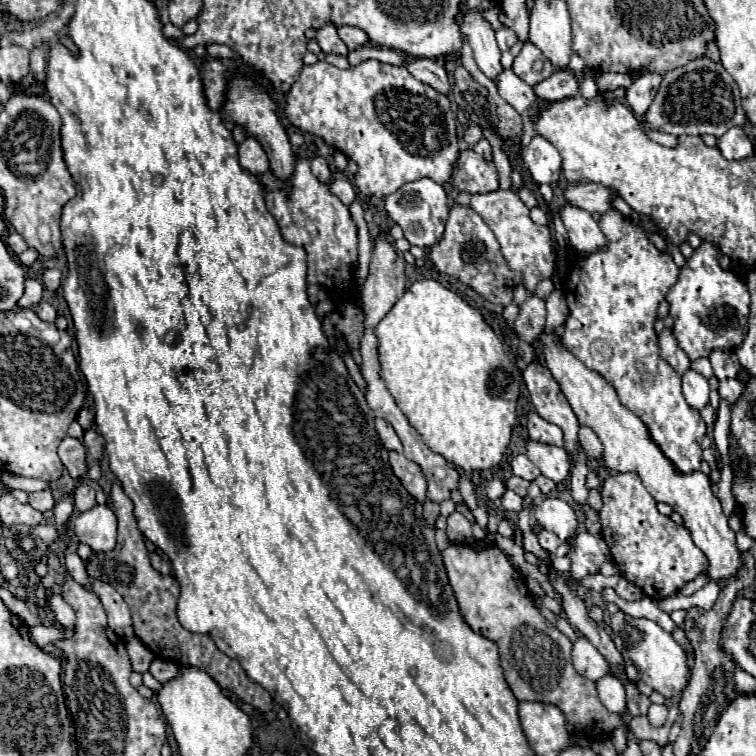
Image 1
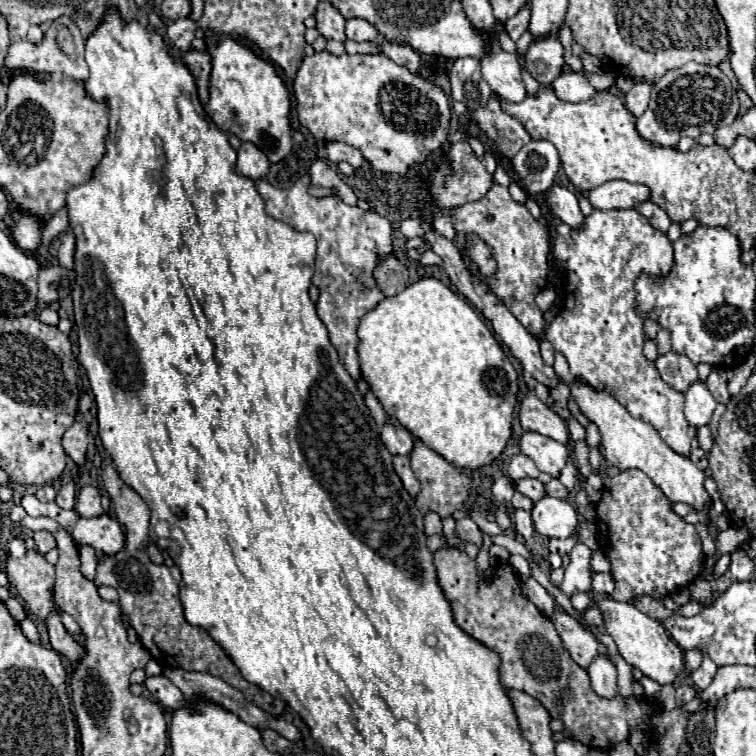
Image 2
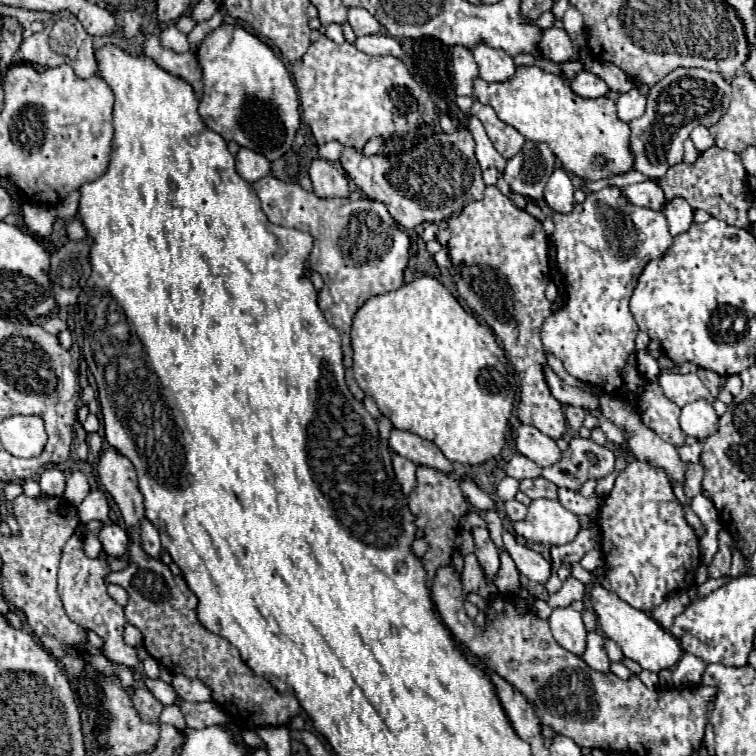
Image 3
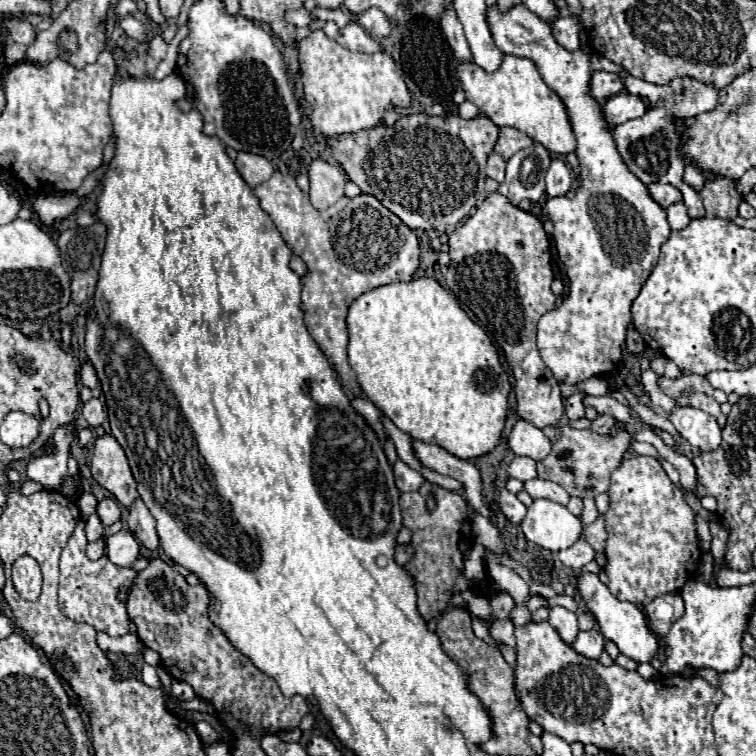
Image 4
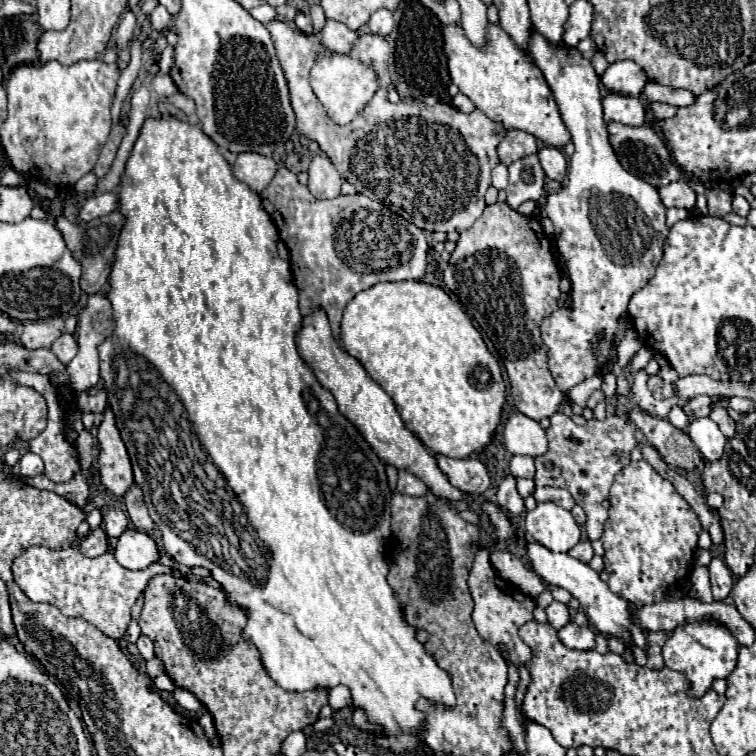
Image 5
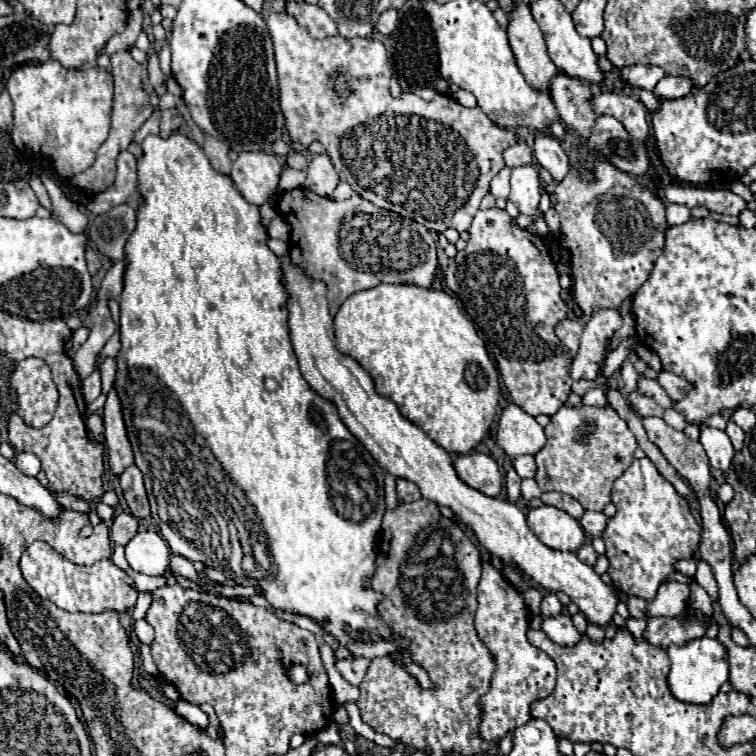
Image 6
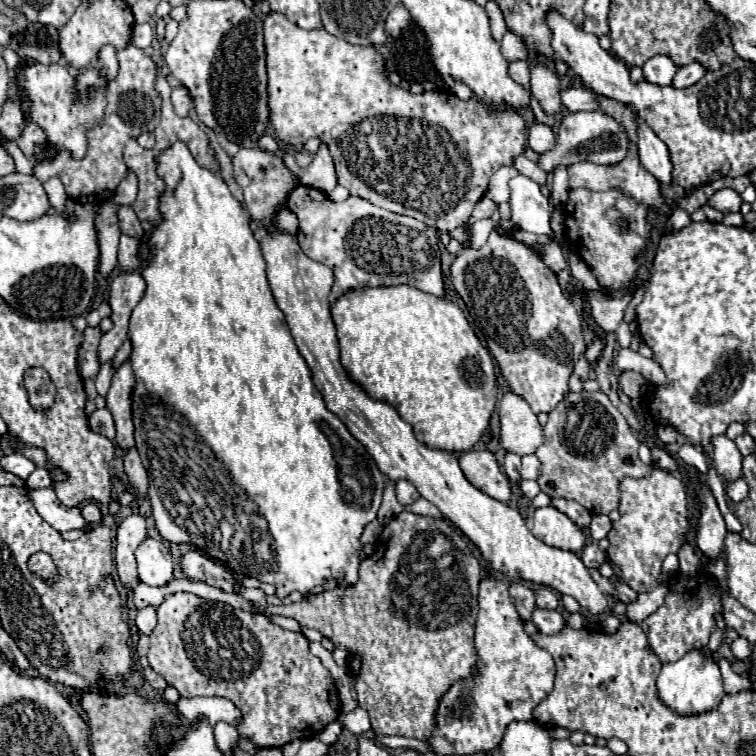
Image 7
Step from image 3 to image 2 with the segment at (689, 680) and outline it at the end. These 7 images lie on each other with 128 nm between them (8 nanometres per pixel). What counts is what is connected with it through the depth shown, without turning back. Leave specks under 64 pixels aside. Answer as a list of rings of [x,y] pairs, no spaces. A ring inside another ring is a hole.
[[[686,650],[686,664],[684,664],[686,674],[690,674],[690,672],[696,670],[696,668],[700,668],[700,664],[702,664],[702,654],[700,654],[700,650]]]

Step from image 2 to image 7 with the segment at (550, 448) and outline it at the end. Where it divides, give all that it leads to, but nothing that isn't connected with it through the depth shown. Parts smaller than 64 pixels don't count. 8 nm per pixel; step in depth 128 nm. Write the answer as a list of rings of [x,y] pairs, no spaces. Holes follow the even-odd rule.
[[[506,392],[500,402],[500,444],[518,456],[534,454],[536,448],[544,442],[542,426],[528,406],[528,402],[514,394]]]

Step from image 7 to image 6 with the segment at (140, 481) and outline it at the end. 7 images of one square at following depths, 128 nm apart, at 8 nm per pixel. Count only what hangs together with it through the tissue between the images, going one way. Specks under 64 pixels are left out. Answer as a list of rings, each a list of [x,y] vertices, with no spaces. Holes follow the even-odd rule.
[[[130,464],[122,474],[120,474],[120,486],[124,492],[124,498],[132,510],[132,514],[140,520],[150,518],[150,504],[146,498],[146,490],[144,490],[144,480],[142,480],[142,472],[136,464]]]

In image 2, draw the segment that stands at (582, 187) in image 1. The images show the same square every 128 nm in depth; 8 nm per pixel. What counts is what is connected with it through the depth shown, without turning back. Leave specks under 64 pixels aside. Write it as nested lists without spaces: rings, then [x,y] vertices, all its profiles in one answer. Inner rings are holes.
[[[610,180],[590,190],[590,204],[600,210],[638,208],[650,200],[650,188],[644,184],[630,184],[624,180]]]

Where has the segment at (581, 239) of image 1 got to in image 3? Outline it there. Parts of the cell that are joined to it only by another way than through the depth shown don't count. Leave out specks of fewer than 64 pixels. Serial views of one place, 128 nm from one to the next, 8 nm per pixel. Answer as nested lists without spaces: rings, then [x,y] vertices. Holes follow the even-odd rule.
[[[556,168],[546,184],[544,198],[554,212],[570,212],[574,204],[574,186],[566,170]]]

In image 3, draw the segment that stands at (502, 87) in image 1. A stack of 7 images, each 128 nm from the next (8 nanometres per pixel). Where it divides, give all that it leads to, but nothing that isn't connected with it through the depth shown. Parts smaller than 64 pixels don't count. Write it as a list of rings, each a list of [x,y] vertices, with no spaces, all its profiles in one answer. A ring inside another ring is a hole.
[[[484,42],[476,44],[472,48],[472,54],[474,54],[474,60],[478,62],[480,78],[484,78],[488,82],[508,80],[508,76],[512,76],[512,72],[516,70],[514,60],[504,50],[490,48]]]

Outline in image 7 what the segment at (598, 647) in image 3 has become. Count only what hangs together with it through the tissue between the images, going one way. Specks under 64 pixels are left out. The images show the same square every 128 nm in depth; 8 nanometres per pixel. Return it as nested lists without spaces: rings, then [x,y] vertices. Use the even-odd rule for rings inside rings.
[[[536,608],[532,612],[532,622],[542,634],[556,634],[566,624],[556,610],[542,610],[542,608]]]

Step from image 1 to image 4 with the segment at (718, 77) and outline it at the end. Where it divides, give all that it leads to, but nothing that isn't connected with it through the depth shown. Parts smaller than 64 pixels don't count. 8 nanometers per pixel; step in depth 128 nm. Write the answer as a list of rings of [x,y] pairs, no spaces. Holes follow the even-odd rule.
[[[676,78],[666,86],[658,86],[658,84],[650,84],[646,80],[638,80],[636,84],[630,84],[632,92],[638,92],[642,98],[646,96],[652,104],[652,108],[636,120],[628,120],[624,124],[618,124],[612,130],[616,148],[622,156],[622,160],[626,162],[628,170],[638,176],[644,184],[652,184],[652,182],[668,182],[674,184],[678,188],[684,190],[684,198],[686,200],[694,200],[698,194],[682,184],[682,172],[684,172],[684,158],[678,152],[680,150],[680,122],[684,122],[684,118],[692,118],[698,116],[702,112],[710,112],[716,106],[718,100],[718,90],[706,84],[700,84],[698,80],[692,78]]]

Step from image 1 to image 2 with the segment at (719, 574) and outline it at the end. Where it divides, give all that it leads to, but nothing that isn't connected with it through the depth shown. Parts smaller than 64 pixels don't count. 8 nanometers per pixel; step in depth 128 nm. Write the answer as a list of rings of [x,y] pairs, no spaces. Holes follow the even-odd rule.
[[[574,384],[570,390],[580,410],[588,416],[588,420],[598,424],[602,432],[602,454],[612,466],[620,470],[628,470],[630,466],[640,468],[654,480],[654,484],[666,494],[668,500],[686,502],[686,504],[692,504],[696,510],[702,510],[702,506],[710,500],[710,496],[704,488],[704,472],[698,470],[690,458],[676,454],[648,422],[632,418],[628,410],[606,392],[594,390],[588,384],[582,384],[582,386]]]

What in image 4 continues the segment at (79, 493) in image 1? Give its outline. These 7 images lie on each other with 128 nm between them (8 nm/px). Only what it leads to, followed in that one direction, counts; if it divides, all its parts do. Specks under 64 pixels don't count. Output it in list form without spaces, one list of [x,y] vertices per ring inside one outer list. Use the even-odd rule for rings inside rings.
[[[104,498],[102,502],[98,502],[96,514],[100,516],[100,520],[102,520],[102,524],[104,524],[104,526],[112,526],[112,524],[114,524],[114,522],[118,522],[118,520],[120,520],[120,516],[122,516],[122,512],[120,512],[118,504],[116,504],[114,500],[110,500],[110,498]]]

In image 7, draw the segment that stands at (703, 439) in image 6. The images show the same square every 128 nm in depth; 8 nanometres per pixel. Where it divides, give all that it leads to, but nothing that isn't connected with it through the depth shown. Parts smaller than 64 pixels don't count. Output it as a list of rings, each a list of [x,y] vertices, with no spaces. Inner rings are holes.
[[[714,436],[712,442],[714,442],[712,460],[716,472],[728,482],[738,480],[742,476],[742,456],[736,444],[728,436]]]

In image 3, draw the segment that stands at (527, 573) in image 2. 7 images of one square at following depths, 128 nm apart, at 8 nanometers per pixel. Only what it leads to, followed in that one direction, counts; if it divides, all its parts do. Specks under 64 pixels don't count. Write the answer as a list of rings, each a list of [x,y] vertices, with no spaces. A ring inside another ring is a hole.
[[[504,532],[504,548],[510,552],[510,556],[516,562],[516,568],[520,570],[520,574],[524,574],[532,582],[540,582],[540,584],[548,582],[548,578],[552,574],[552,566],[542,554],[530,550],[526,546],[520,546],[514,540],[514,536],[508,534],[508,532]]]

